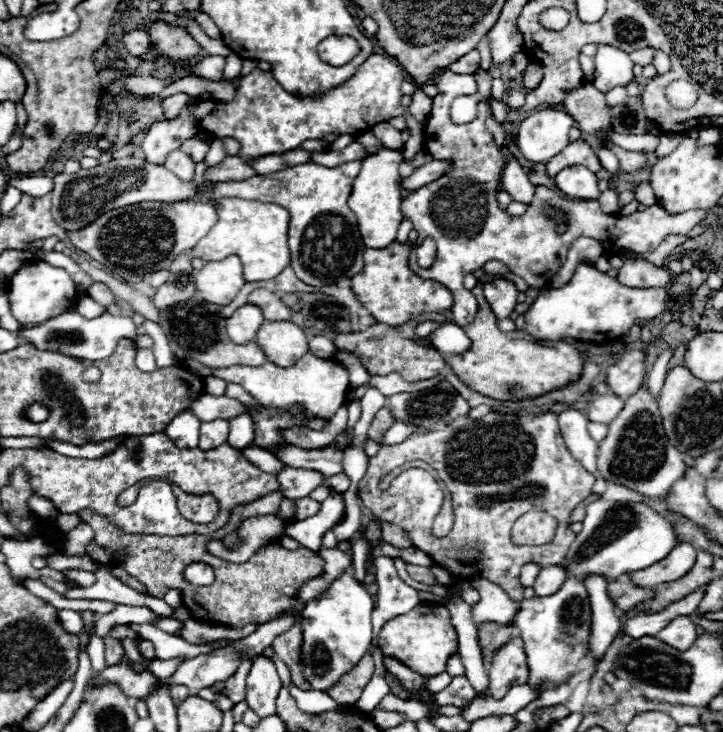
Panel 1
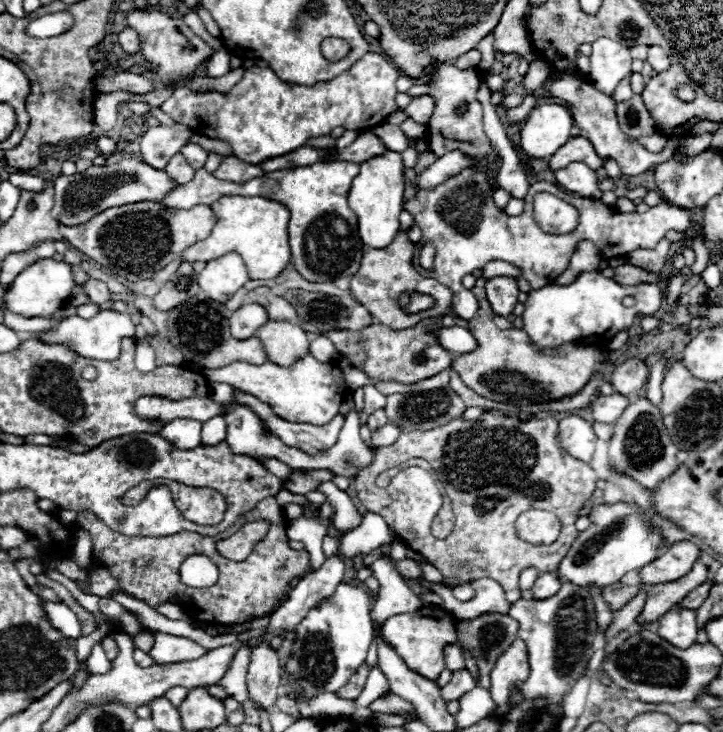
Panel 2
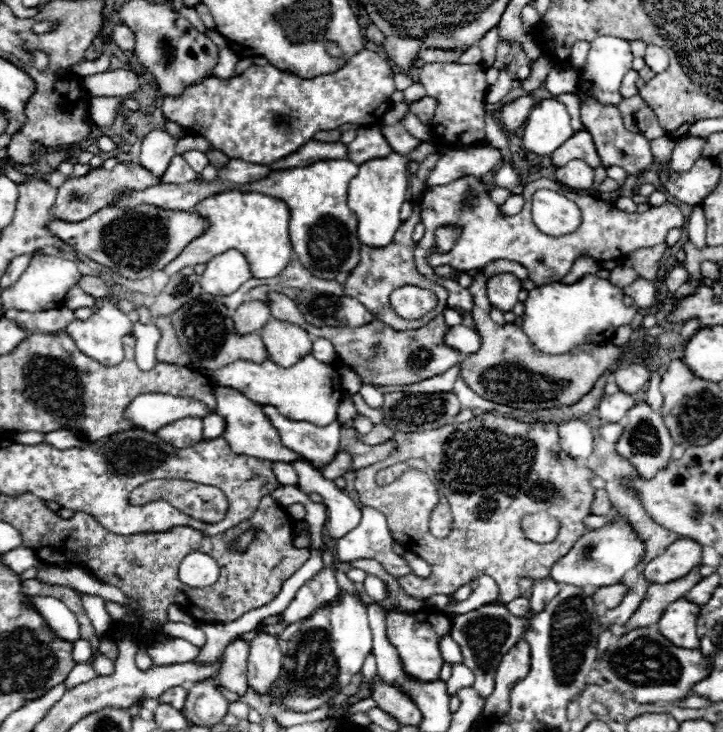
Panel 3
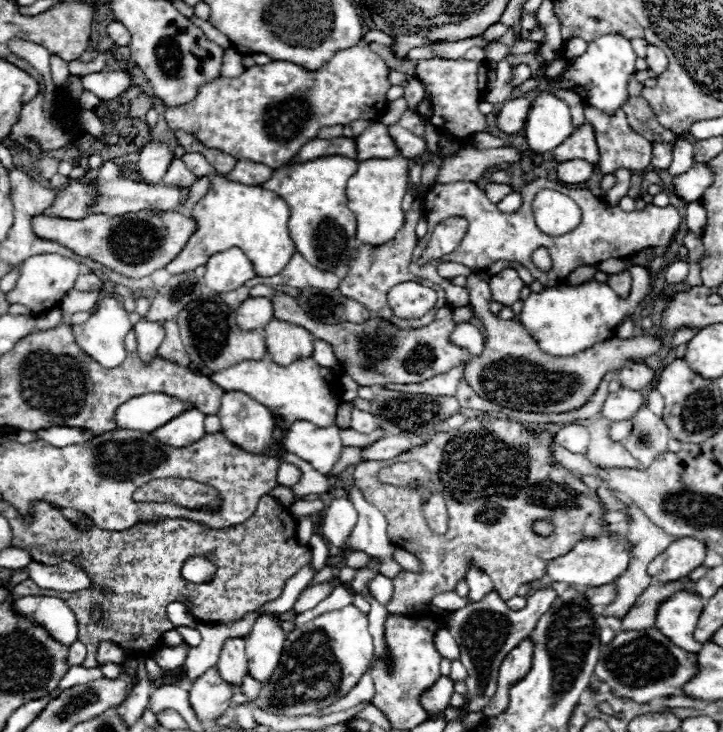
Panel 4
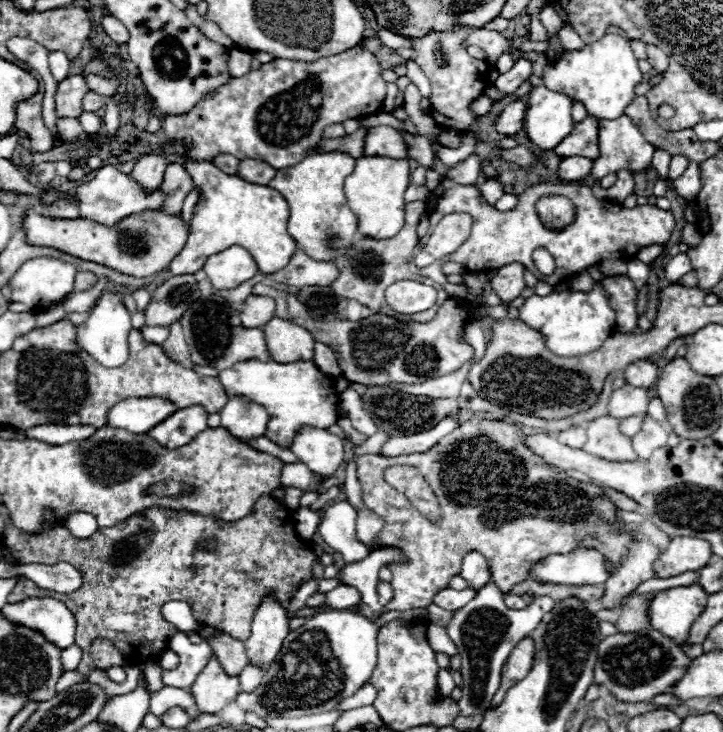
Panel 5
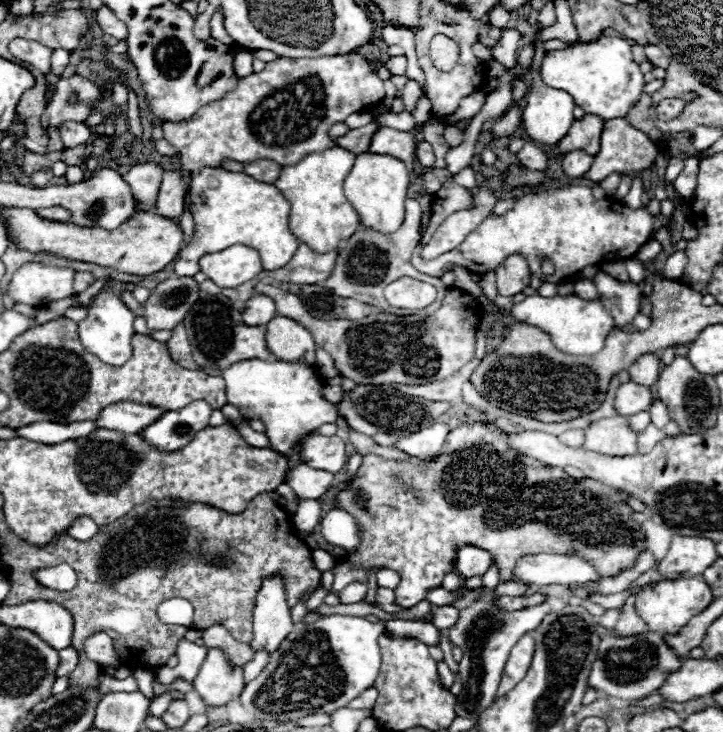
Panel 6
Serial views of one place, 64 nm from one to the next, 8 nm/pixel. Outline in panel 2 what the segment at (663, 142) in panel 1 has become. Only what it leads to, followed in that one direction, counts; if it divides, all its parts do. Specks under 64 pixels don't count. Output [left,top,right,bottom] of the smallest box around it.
[552,76,680,176]

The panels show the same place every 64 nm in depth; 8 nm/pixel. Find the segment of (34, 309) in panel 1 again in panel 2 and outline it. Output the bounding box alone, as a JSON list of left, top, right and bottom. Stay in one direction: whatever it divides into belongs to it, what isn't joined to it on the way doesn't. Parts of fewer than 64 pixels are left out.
[5,258,76,318]

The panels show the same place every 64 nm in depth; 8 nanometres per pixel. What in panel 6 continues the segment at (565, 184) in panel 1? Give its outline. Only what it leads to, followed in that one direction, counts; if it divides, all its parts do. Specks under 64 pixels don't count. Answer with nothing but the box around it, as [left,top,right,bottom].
[562,152,594,178]

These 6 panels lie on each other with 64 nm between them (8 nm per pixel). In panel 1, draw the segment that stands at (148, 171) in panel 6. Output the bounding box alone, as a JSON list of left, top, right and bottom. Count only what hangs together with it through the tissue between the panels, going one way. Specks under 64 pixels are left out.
[140,106,198,164]

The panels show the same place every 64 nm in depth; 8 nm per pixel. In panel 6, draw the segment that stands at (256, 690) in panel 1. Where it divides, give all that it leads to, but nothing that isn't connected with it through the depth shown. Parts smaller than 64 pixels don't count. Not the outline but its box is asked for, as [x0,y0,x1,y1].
[250,578,292,652]

